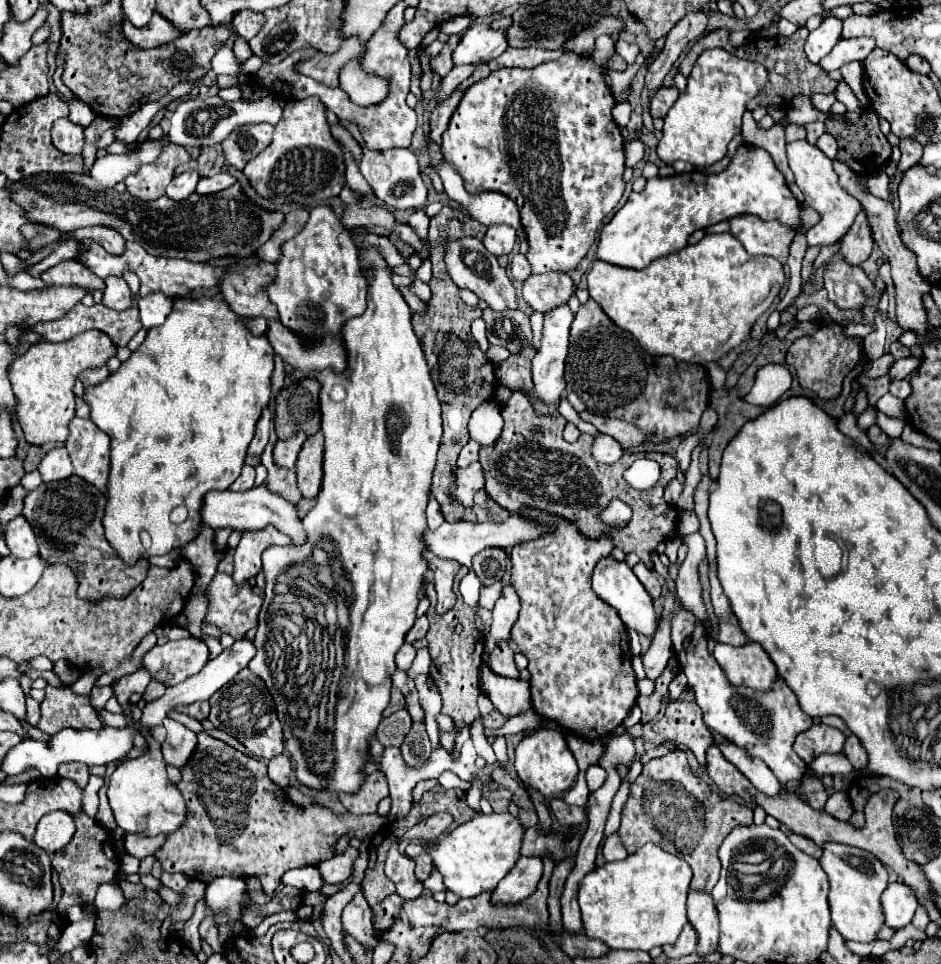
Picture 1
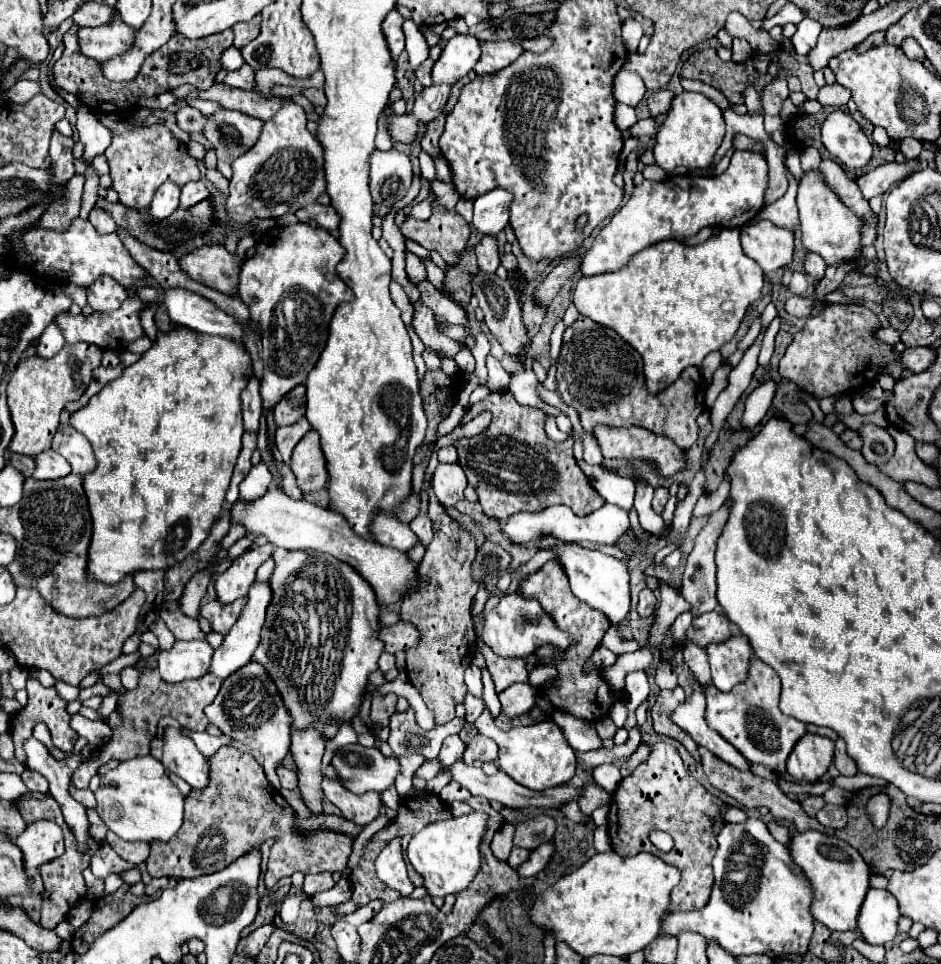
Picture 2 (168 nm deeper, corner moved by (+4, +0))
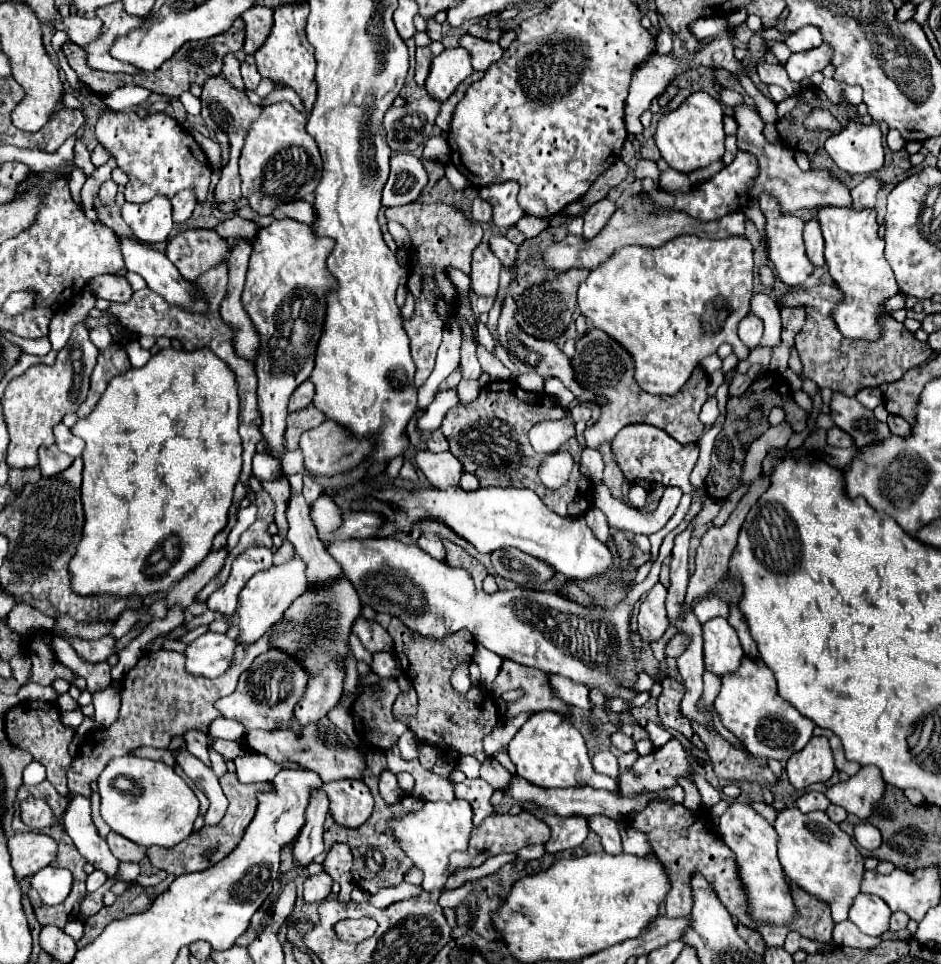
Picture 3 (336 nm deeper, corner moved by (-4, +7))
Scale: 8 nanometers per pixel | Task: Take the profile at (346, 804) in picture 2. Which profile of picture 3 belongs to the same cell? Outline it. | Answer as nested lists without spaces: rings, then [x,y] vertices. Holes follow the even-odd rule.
[[[329,781],[321,787],[331,801],[331,813],[339,825],[359,827],[373,813],[375,799],[363,781]]]

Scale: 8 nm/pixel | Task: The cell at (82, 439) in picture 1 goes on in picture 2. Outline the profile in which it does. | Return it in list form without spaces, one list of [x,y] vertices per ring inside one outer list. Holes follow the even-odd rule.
[[[71,426],[57,428],[51,448],[71,464],[73,474],[83,476],[95,468],[95,458],[93,458],[93,450],[89,442]]]

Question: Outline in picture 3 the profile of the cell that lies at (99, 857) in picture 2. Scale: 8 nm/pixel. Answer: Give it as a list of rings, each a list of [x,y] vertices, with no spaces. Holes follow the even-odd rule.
[[[93,871],[93,873],[87,877],[87,891],[89,891],[89,893],[97,891],[105,881],[107,881],[107,875],[105,875],[103,871]]]

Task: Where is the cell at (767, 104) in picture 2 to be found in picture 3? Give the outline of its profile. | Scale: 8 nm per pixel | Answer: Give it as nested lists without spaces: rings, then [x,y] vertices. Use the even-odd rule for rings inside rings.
[[[823,43],[815,49],[803,51],[803,53],[791,53],[791,57],[787,59],[787,65],[785,65],[789,79],[801,81],[807,75],[813,75],[815,71],[823,71],[829,65],[831,55],[833,55],[833,49],[827,47],[827,43]]]

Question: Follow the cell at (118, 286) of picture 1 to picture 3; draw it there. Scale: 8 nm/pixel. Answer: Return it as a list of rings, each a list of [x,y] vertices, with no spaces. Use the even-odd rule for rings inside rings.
[[[95,275],[93,279],[89,279],[89,291],[95,297],[107,299],[107,301],[129,301],[133,295],[131,283],[125,277],[119,275]]]

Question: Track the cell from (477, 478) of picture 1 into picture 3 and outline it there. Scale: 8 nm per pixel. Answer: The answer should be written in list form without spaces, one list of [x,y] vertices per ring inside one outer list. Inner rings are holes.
[[[419,451],[415,455],[419,469],[425,473],[425,477],[431,481],[437,489],[451,489],[459,487],[463,465],[447,451],[447,453],[431,453],[431,451]]]

